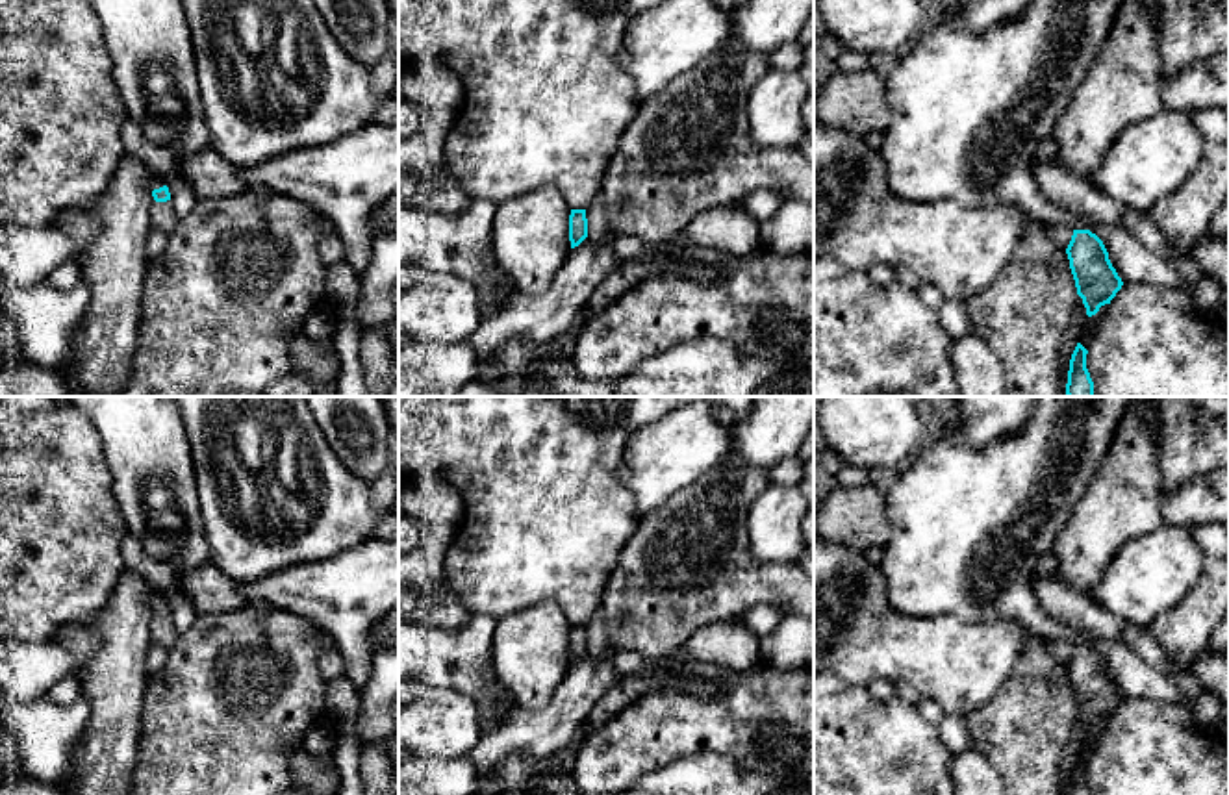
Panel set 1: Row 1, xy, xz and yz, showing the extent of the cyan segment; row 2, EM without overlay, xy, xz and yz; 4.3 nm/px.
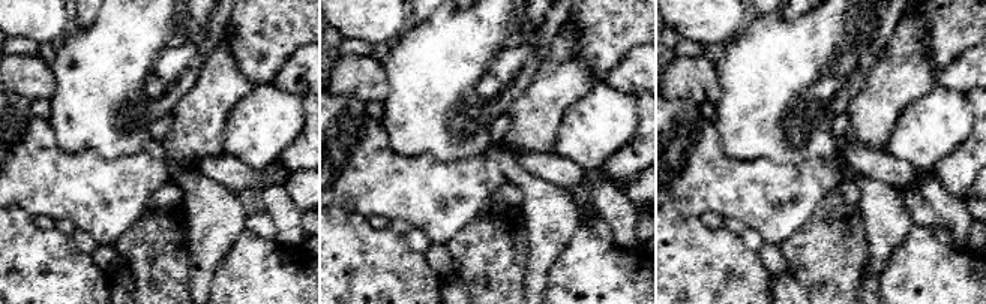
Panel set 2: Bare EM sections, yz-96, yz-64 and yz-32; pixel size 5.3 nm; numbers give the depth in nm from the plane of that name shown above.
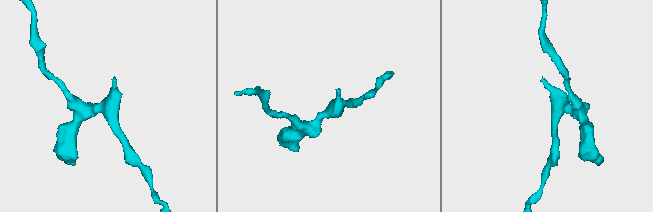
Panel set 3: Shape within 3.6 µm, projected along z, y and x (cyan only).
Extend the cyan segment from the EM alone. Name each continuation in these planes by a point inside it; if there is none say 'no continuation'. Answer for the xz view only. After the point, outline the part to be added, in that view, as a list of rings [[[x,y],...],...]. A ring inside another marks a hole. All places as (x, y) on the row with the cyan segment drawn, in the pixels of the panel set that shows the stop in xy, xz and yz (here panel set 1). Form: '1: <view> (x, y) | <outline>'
1: xz (545, 100) | [[[399,0],[399,67],[415,61],[452,72],[462,87],[463,100],[454,126],[445,137],[445,167],[473,200],[489,200],[495,206],[532,193],[539,187],[556,187],[571,209],[588,209],[601,189],[606,165],[621,135],[638,111],[632,78],[621,69],[628,24],[640,13],[664,0]]]

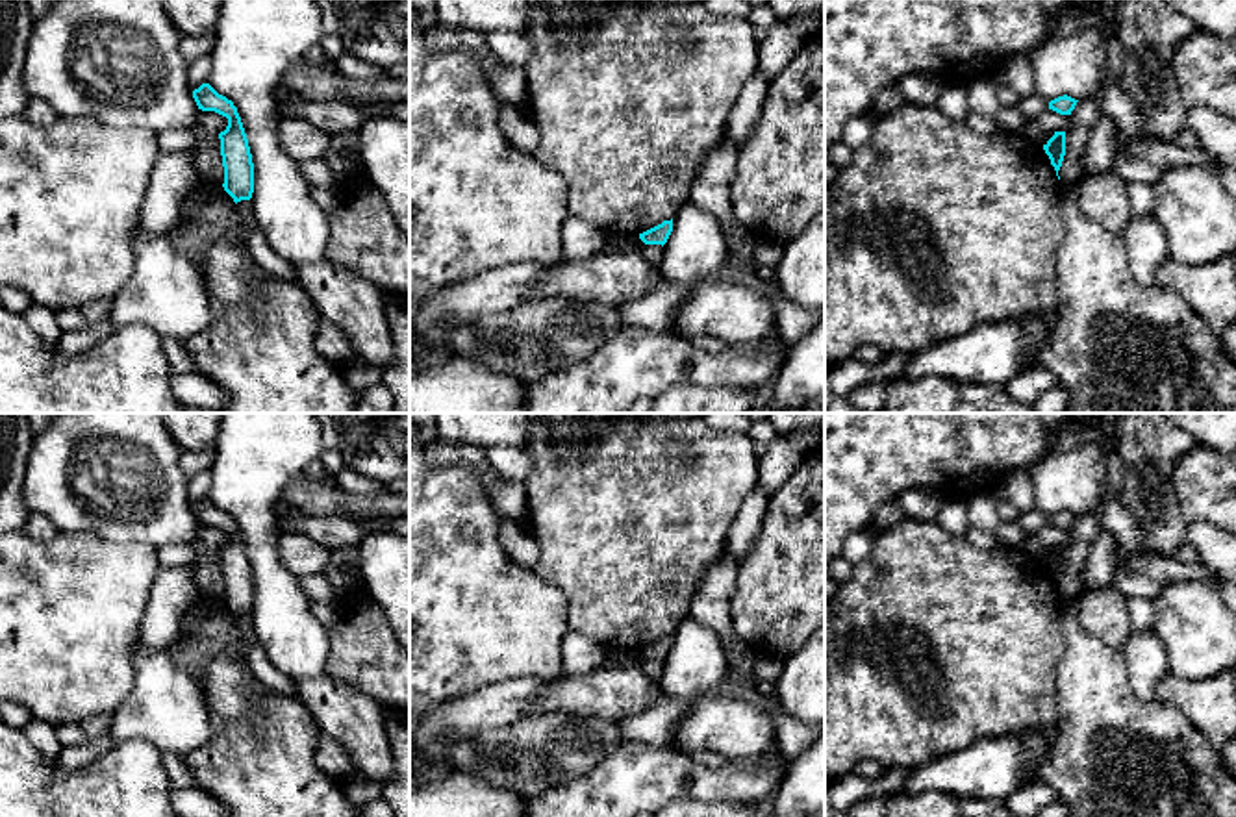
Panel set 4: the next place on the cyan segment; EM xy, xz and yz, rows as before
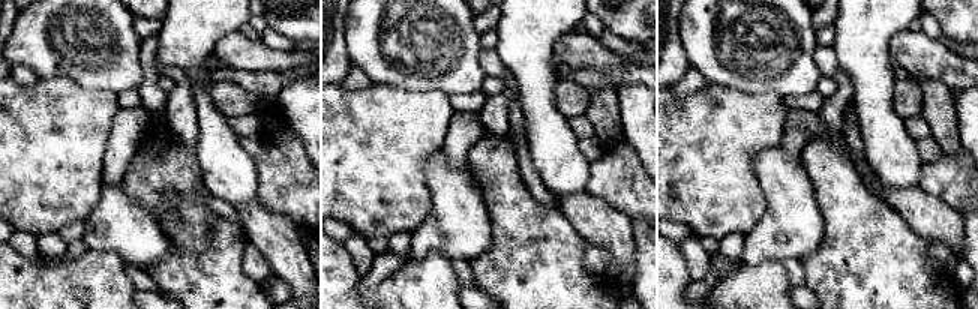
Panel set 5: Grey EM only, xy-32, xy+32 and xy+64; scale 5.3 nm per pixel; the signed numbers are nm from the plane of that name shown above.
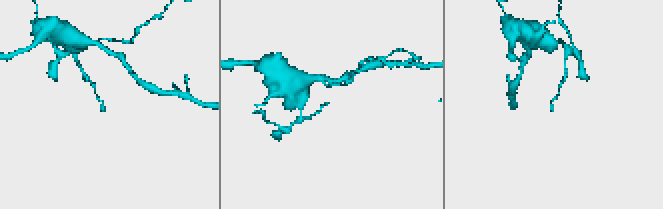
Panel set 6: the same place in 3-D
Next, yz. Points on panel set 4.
no continuation

